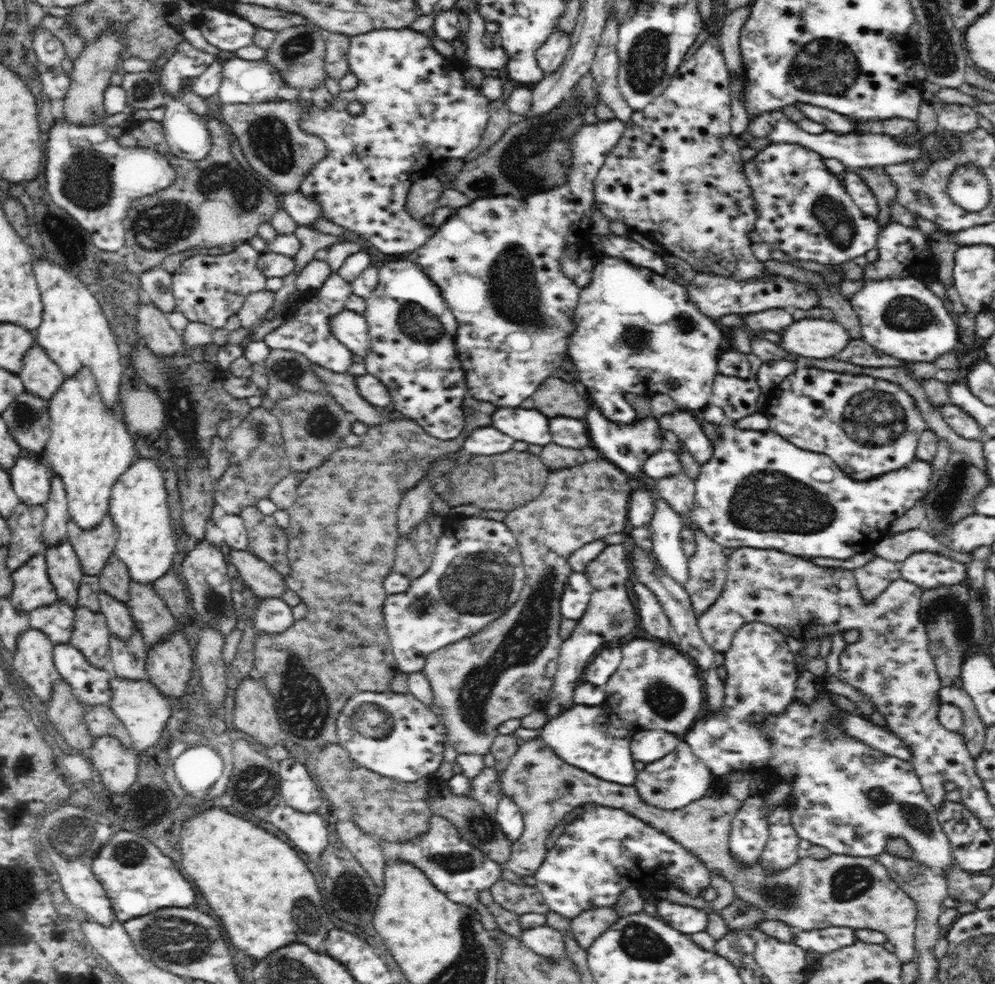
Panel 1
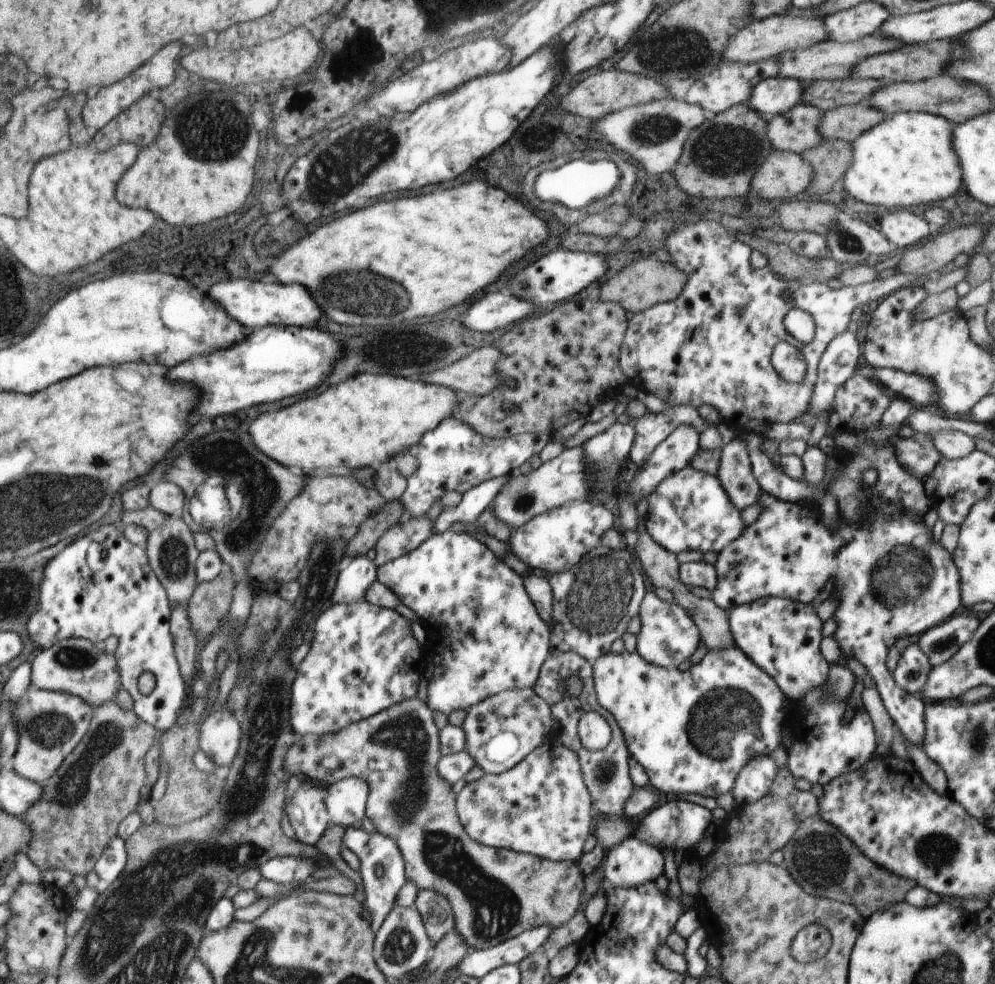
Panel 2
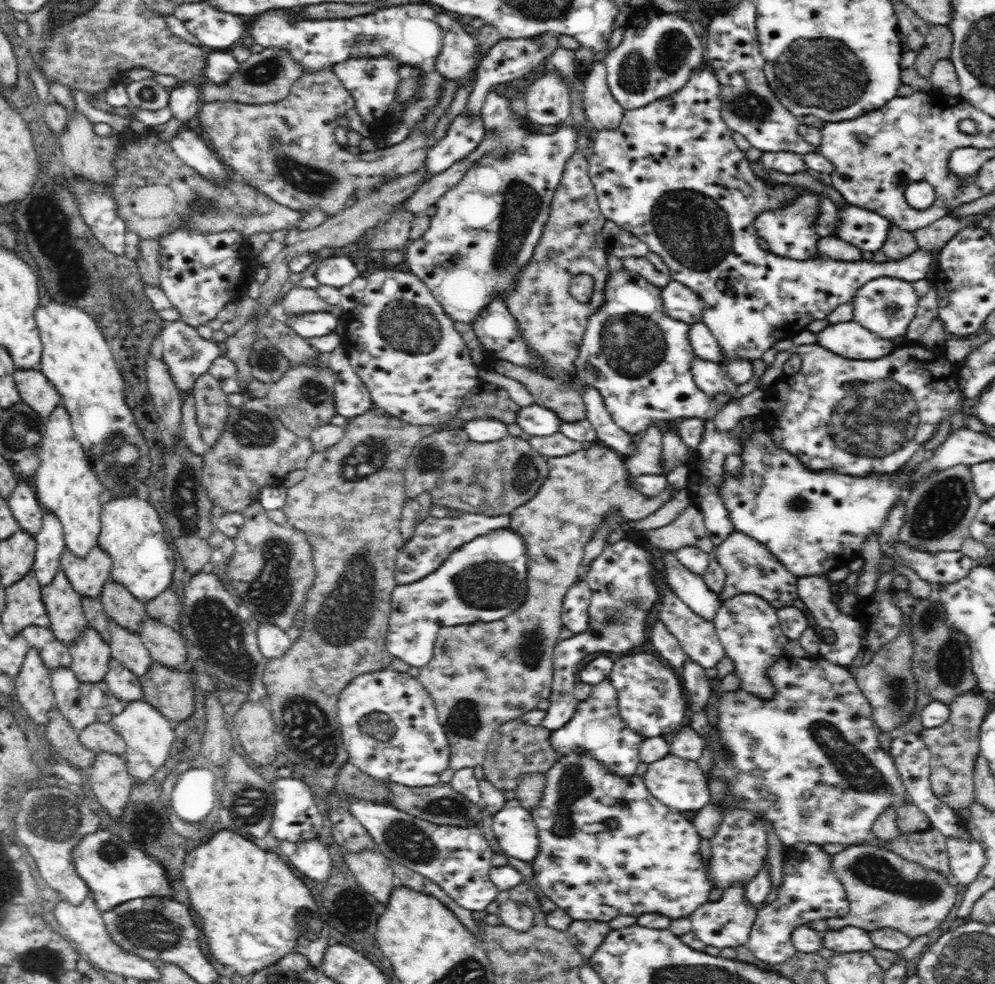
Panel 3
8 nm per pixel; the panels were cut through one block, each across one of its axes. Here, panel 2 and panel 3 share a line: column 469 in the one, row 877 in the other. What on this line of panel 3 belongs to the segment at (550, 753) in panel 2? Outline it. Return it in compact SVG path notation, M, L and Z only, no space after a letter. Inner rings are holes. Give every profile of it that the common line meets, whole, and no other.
M798 843L794 846L784 845L784 862L783 862L783 882L780 885L779 892L775 901L757 909L757 915L752 925L747 947L755 954L758 960L762 960L770 966L782 964L790 960L797 950L791 941L791 934L796 929L807 926L816 920L826 920L846 916L849 911L849 902L846 890L843 884L834 876L831 871L831 855L823 851L822 846L812 843Z

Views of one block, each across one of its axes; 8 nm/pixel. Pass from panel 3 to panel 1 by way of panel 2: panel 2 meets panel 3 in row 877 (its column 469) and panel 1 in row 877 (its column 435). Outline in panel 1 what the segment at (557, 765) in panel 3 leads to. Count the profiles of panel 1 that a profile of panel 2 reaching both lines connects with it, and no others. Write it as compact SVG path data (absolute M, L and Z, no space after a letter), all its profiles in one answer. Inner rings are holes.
M595 803L584 805L584 814L565 826L564 832L548 850L544 862L533 876L536 879L535 887L542 893L550 910L564 918L573 919L591 908L614 907L620 893L630 886L661 893L675 882L679 885L678 890L696 896L711 886L712 874L707 867L663 832L628 814L624 809L612 809Z

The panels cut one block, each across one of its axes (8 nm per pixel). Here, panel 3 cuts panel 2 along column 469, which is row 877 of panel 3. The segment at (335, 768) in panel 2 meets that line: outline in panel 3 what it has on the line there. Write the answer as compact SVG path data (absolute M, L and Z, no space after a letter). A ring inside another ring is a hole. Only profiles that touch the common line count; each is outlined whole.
M870 844L848 845L842 852L831 855L834 876L843 884L849 902L846 916L826 919L830 929L854 926L868 933L893 929L918 939L938 929L954 908L958 886L952 886L944 876L901 858L894 851Z

